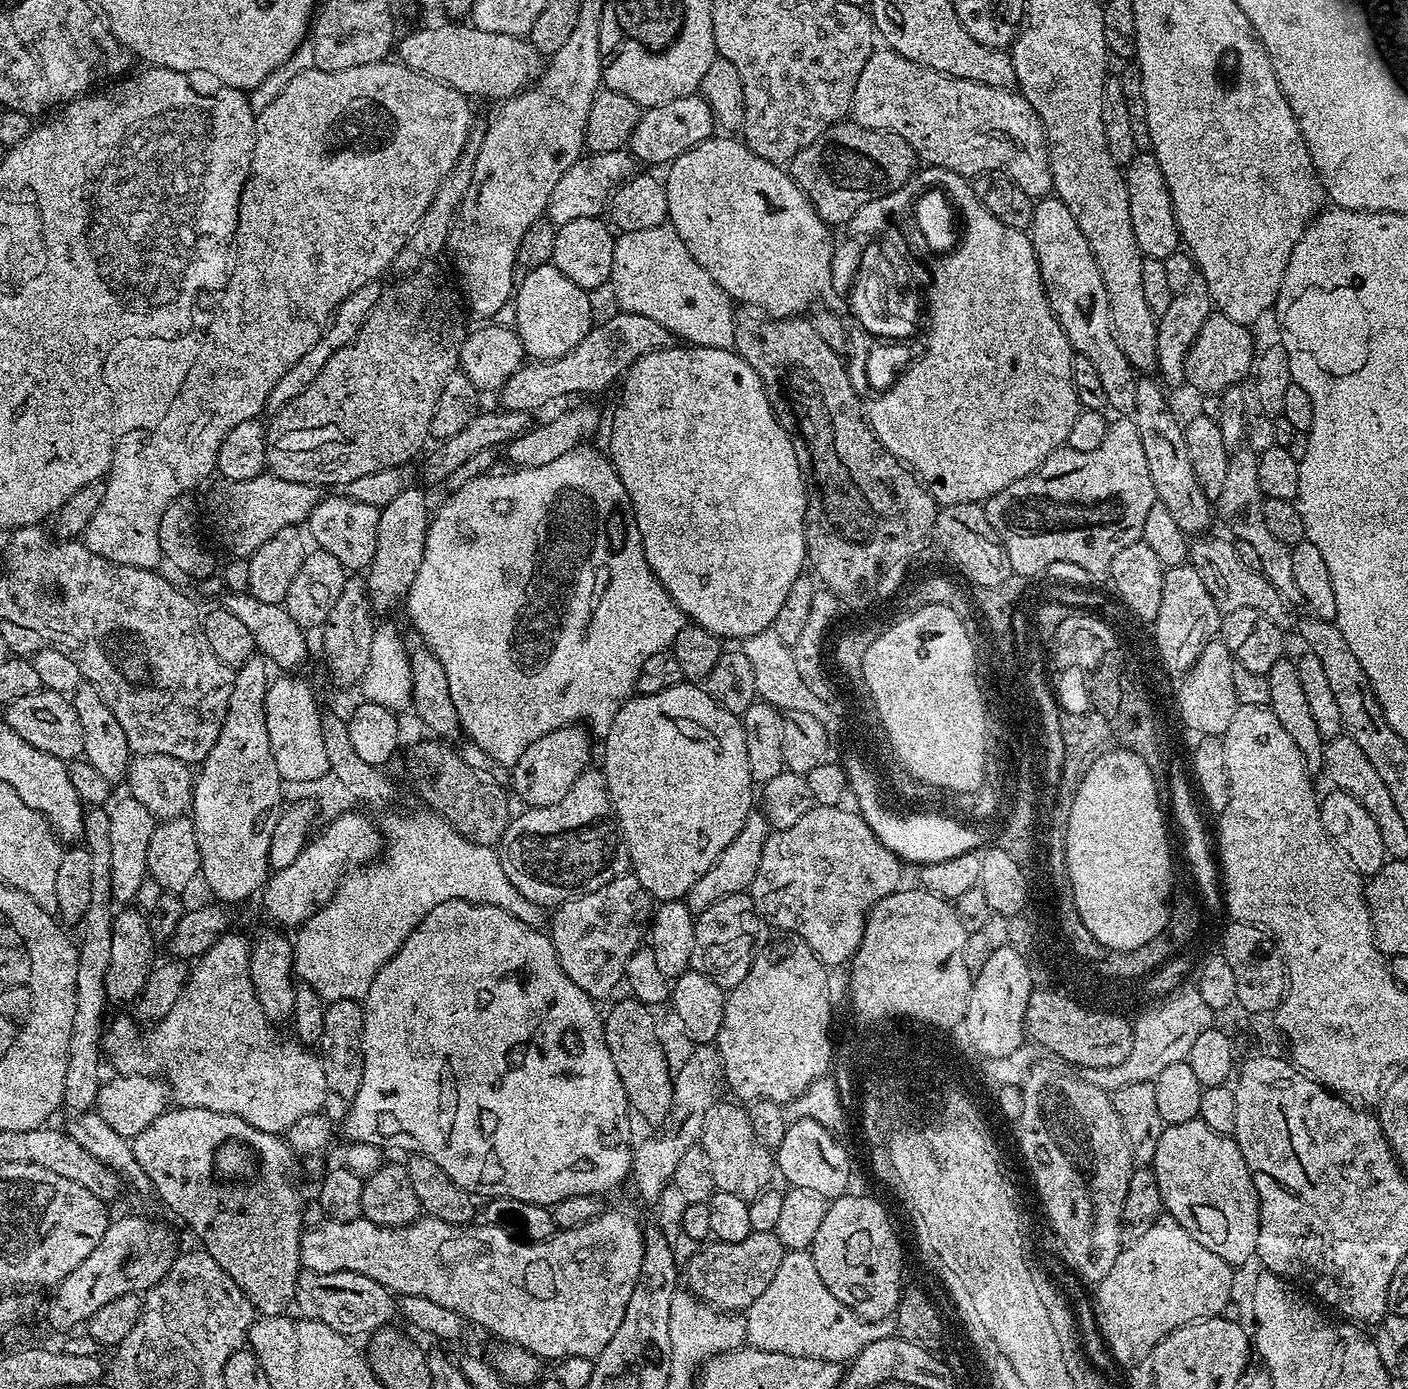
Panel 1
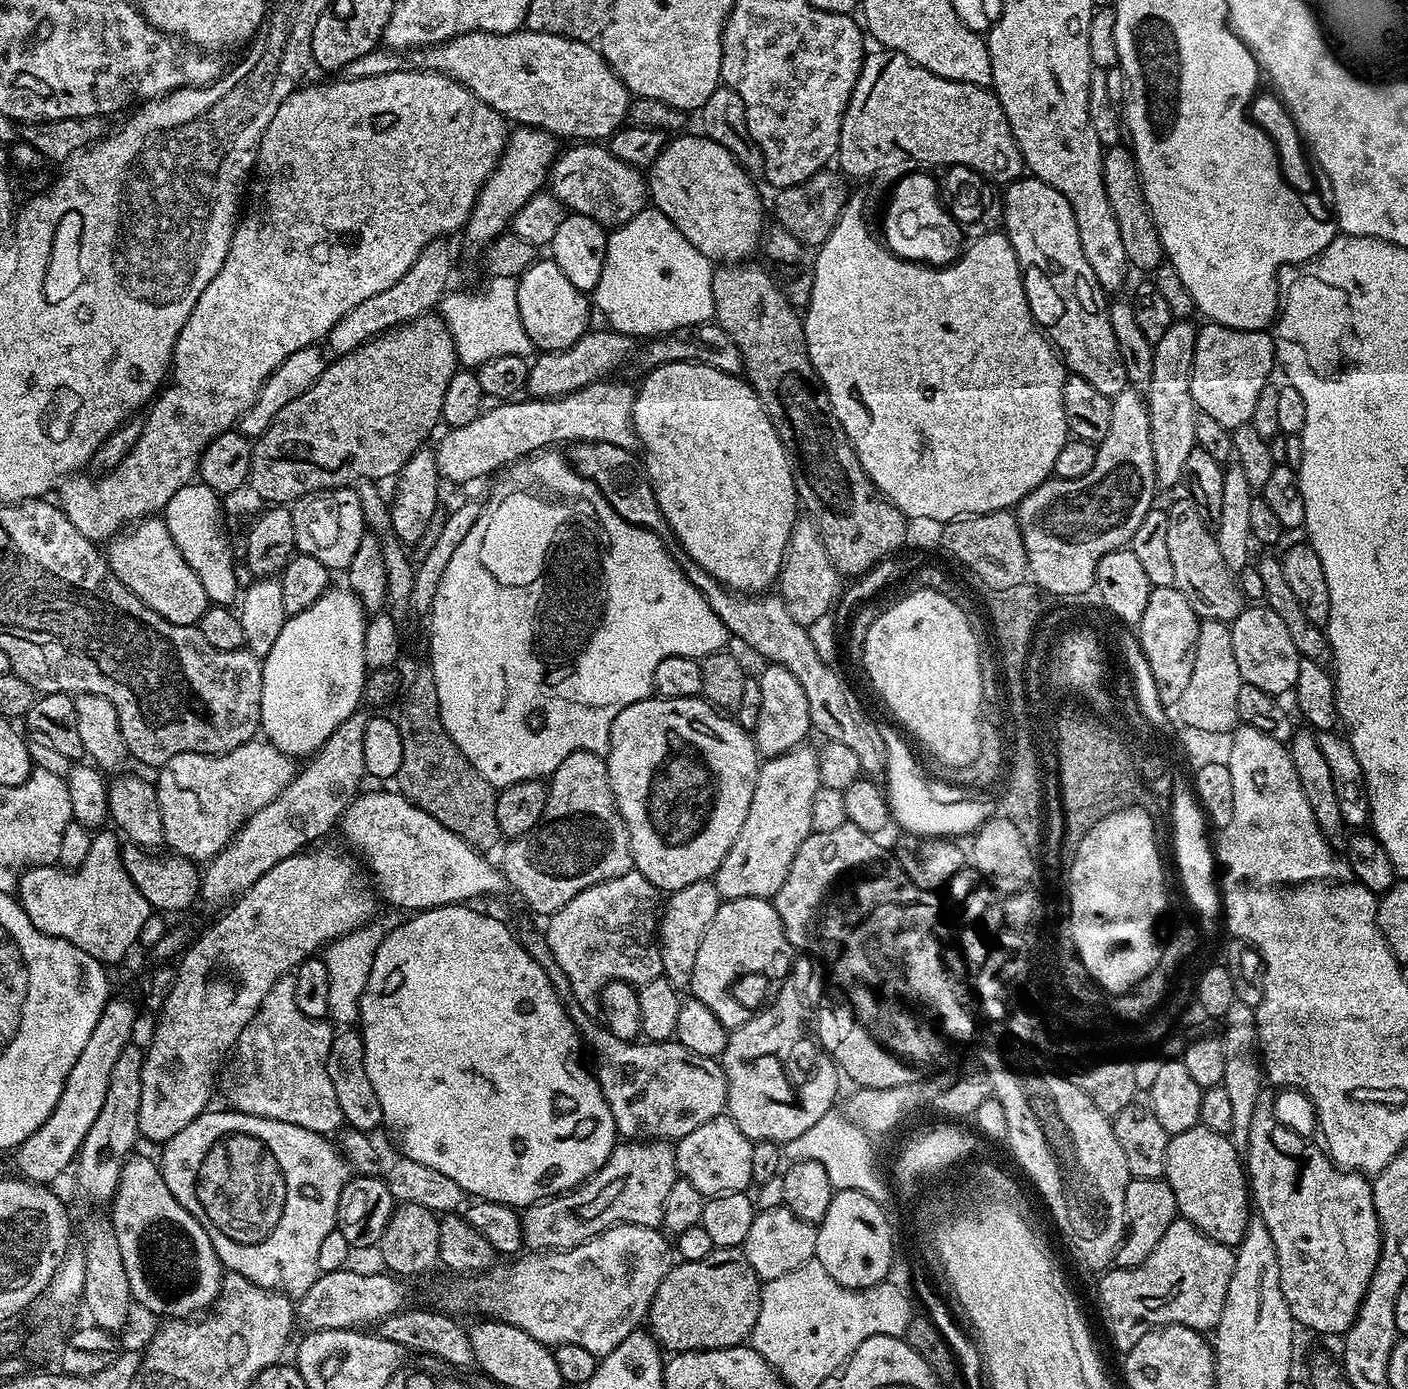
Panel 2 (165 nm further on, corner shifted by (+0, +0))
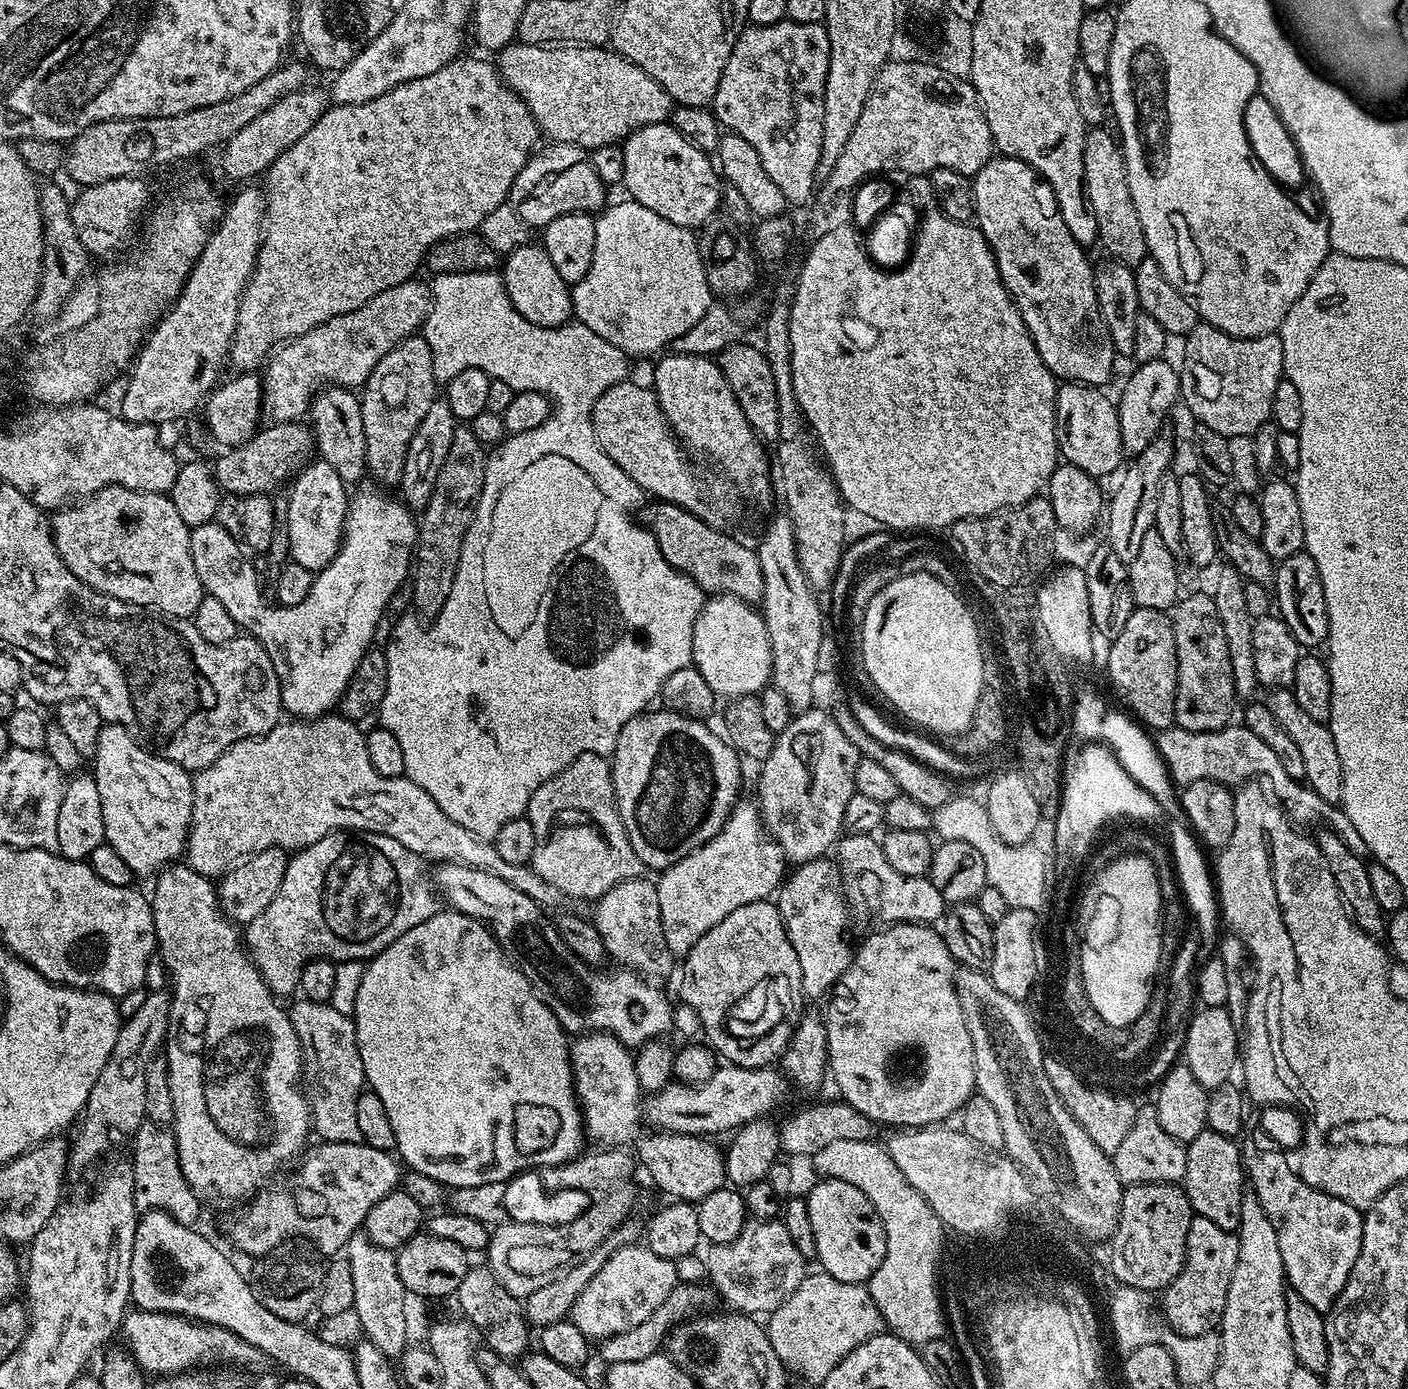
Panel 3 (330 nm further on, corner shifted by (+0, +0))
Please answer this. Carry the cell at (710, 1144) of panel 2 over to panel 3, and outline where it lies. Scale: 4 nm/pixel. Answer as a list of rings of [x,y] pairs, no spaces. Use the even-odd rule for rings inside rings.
[[[585,1032],[577,1035],[575,1039],[571,1041],[568,1049],[568,1057],[572,1063],[572,1084],[576,1088],[576,1103],[580,1105],[580,1114],[584,1117],[583,1129],[589,1141],[601,1140],[601,1145],[604,1146],[632,1146],[628,1144],[634,1143],[637,1139],[634,1152],[638,1157],[639,1163],[641,1160],[641,1162],[644,1163],[645,1170],[652,1175],[653,1182],[656,1183],[662,1191],[669,1192],[669,1194],[672,1195],[669,1197],[675,1198],[677,1201],[699,1202],[706,1198],[708,1194],[715,1192],[719,1188],[725,1187],[726,1177],[724,1175],[724,1152],[718,1145],[712,1144],[716,1142],[713,1142],[711,1139],[703,1136],[683,1136],[677,1132],[661,1132],[659,1130],[648,1130],[648,1133],[646,1133],[645,1136],[640,1136],[640,1124],[642,1125],[642,1092],[636,1083],[636,1061],[633,1053],[623,1044],[621,1040],[614,1038],[609,1032]]]

